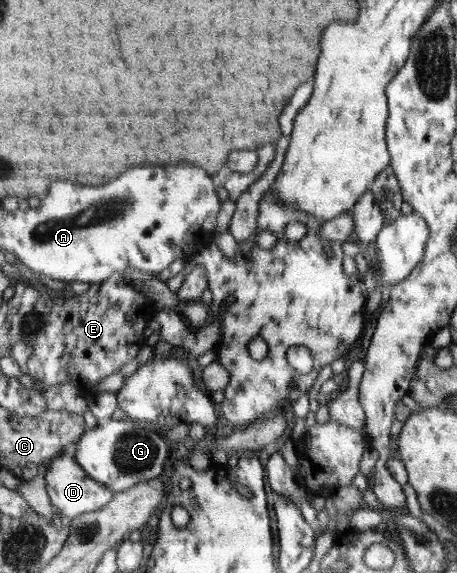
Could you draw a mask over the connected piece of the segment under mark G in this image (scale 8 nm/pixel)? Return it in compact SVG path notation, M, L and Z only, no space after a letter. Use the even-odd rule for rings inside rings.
M110 419L85 433L78 441L73 455L94 480L110 487L115 493L120 493L166 472L164 464L168 454L173 451L158 433L134 424L133 419Z

